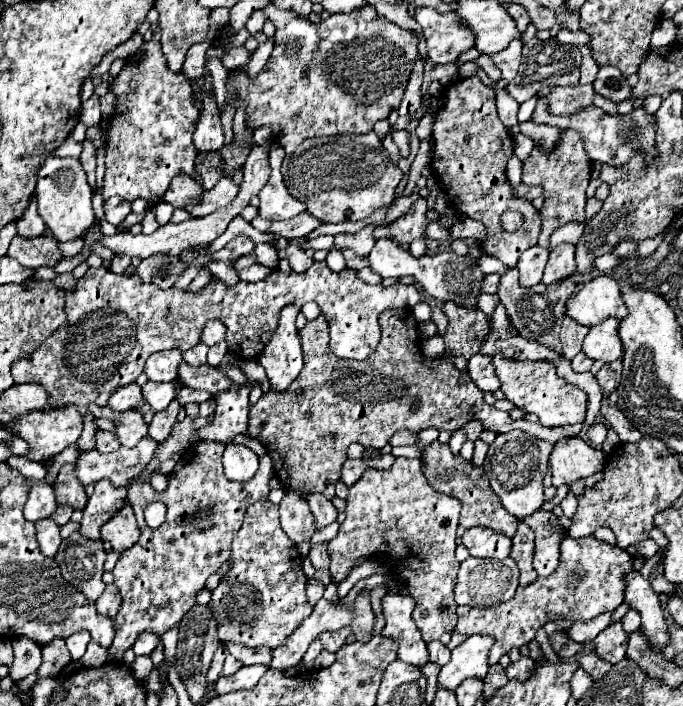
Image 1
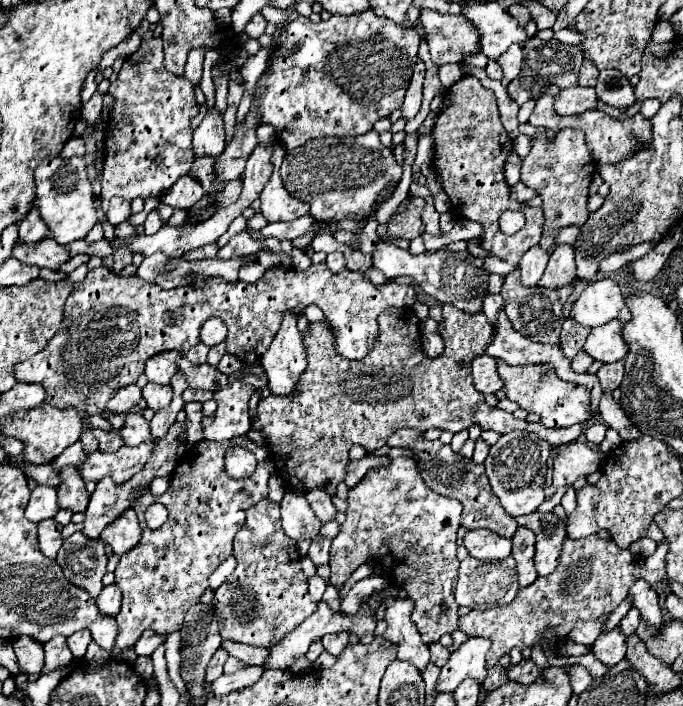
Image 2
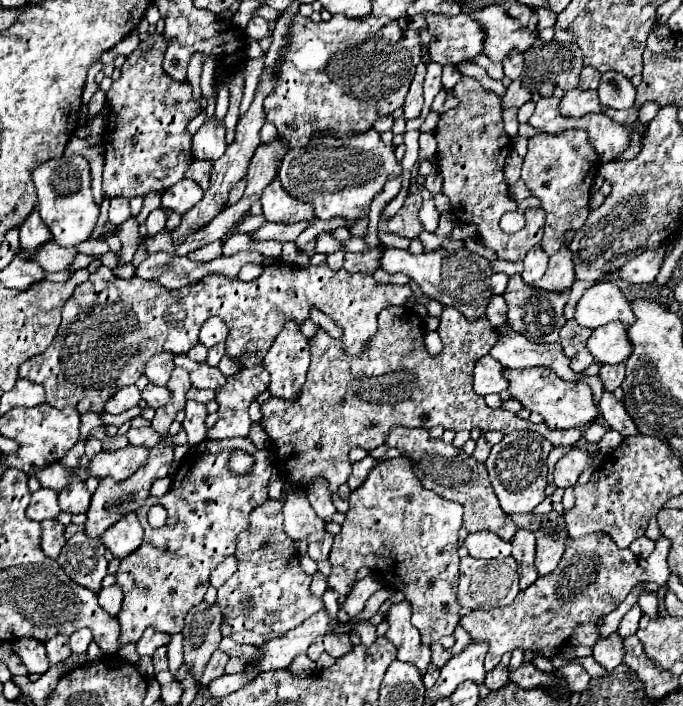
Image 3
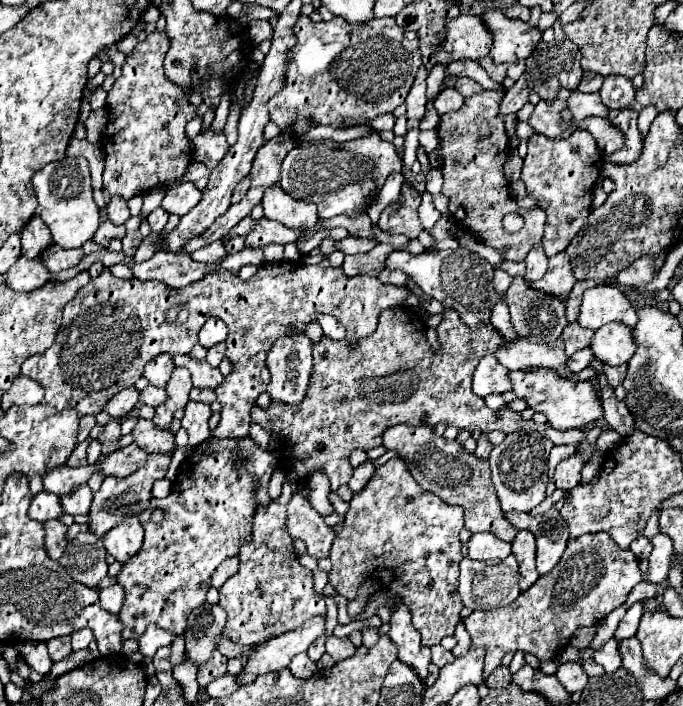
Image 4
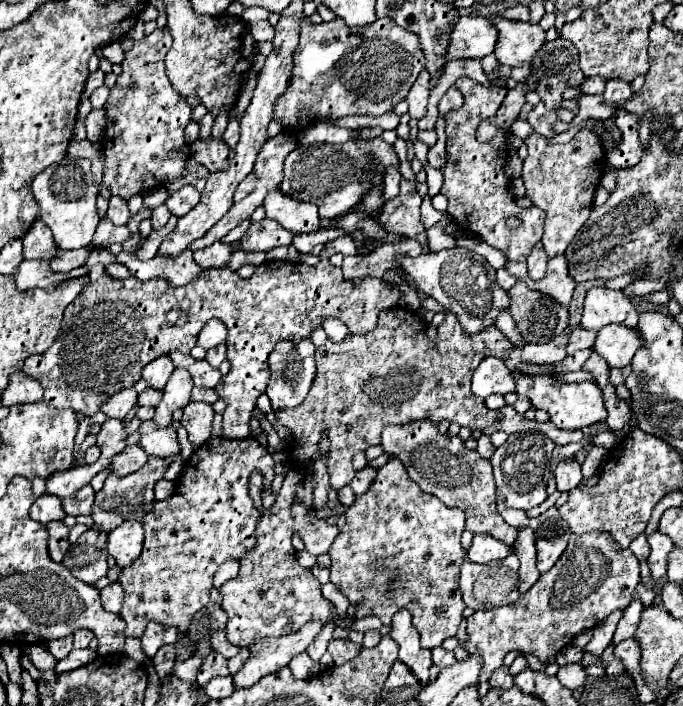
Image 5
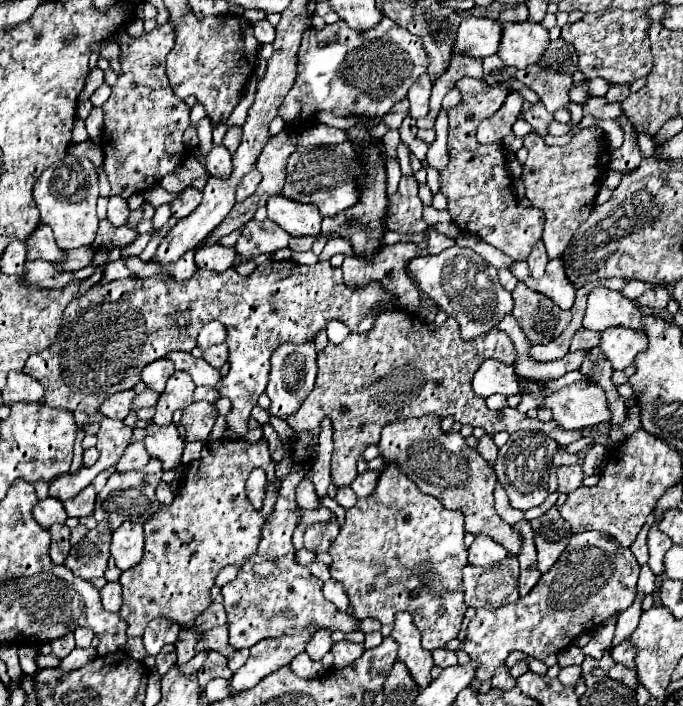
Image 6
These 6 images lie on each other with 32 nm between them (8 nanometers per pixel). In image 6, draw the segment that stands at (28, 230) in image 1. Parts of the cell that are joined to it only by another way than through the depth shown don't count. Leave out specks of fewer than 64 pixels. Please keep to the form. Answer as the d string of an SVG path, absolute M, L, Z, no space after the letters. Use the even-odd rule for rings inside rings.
M40 224L36 228L36 232L26 240L26 248L28 248L28 260L60 262L66 256L66 252L56 246L52 230L48 226L44 226L44 224Z

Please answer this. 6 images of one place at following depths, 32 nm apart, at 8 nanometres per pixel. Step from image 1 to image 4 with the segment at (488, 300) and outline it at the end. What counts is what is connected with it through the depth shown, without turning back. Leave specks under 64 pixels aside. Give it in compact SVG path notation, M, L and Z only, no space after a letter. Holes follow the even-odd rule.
M504 302L494 306L494 314L492 314L492 326L506 338L506 340L518 340L520 336L516 334L512 322L510 322L510 314L508 314L508 306Z

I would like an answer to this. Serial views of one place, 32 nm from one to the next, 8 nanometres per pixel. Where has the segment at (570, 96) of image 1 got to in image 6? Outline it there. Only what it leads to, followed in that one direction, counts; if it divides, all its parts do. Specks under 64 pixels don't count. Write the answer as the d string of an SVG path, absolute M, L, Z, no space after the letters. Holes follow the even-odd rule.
M594 96L584 104L584 114L592 114L598 120L604 120L604 118L616 120L622 114L622 106L620 106L620 102L610 104L606 98L596 98Z

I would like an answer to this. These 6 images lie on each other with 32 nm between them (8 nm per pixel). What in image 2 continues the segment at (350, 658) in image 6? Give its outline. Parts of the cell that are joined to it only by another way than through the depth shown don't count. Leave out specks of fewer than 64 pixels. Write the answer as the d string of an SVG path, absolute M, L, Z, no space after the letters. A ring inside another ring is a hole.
M338 632L338 634L326 634L322 638L322 644L326 648L326 652L330 652L332 656L338 656L340 652L344 652L344 648L348 646L348 632Z

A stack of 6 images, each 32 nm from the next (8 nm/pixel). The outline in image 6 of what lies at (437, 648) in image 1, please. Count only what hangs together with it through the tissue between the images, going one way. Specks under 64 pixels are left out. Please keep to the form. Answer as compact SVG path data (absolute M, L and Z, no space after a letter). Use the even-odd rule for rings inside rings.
M434 650L432 652L434 656L434 664L440 666L440 668L448 668L448 666L456 666L458 664L458 658L456 658L456 652L450 652L450 650Z

